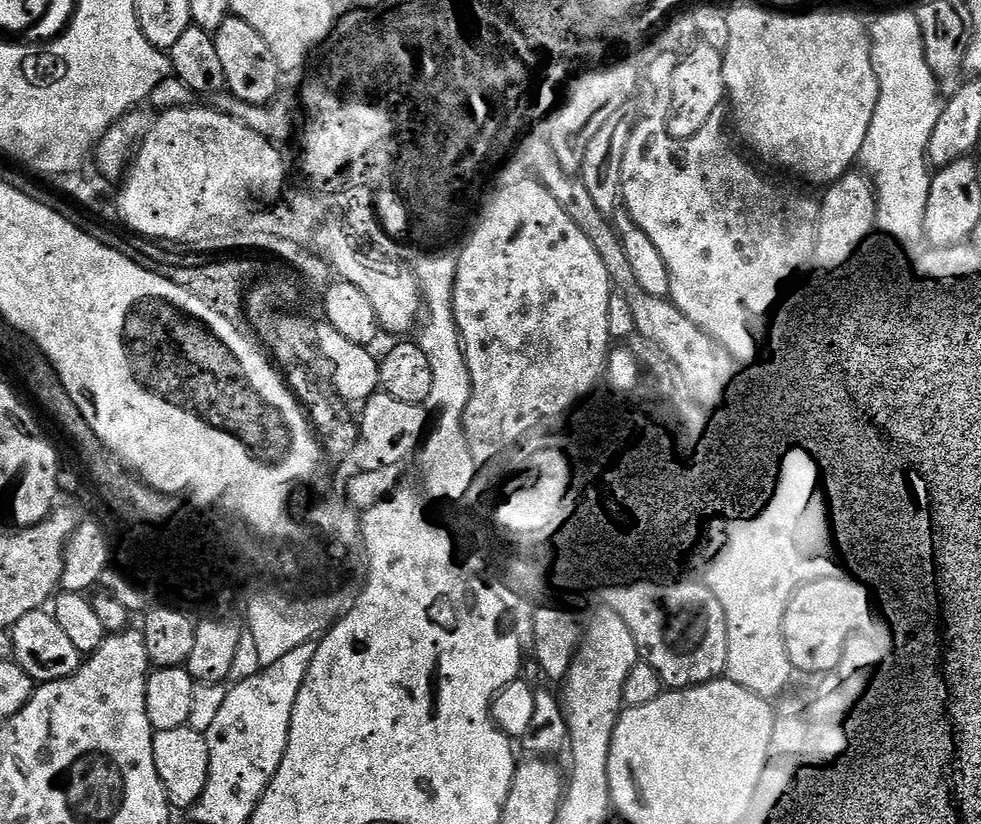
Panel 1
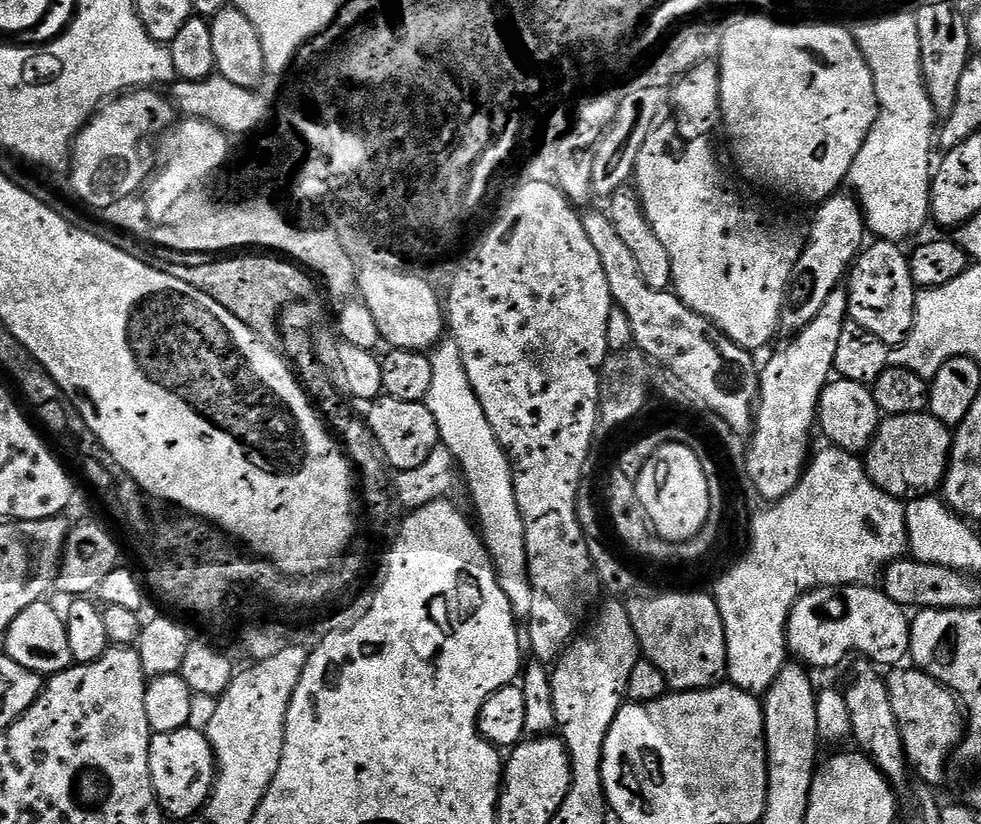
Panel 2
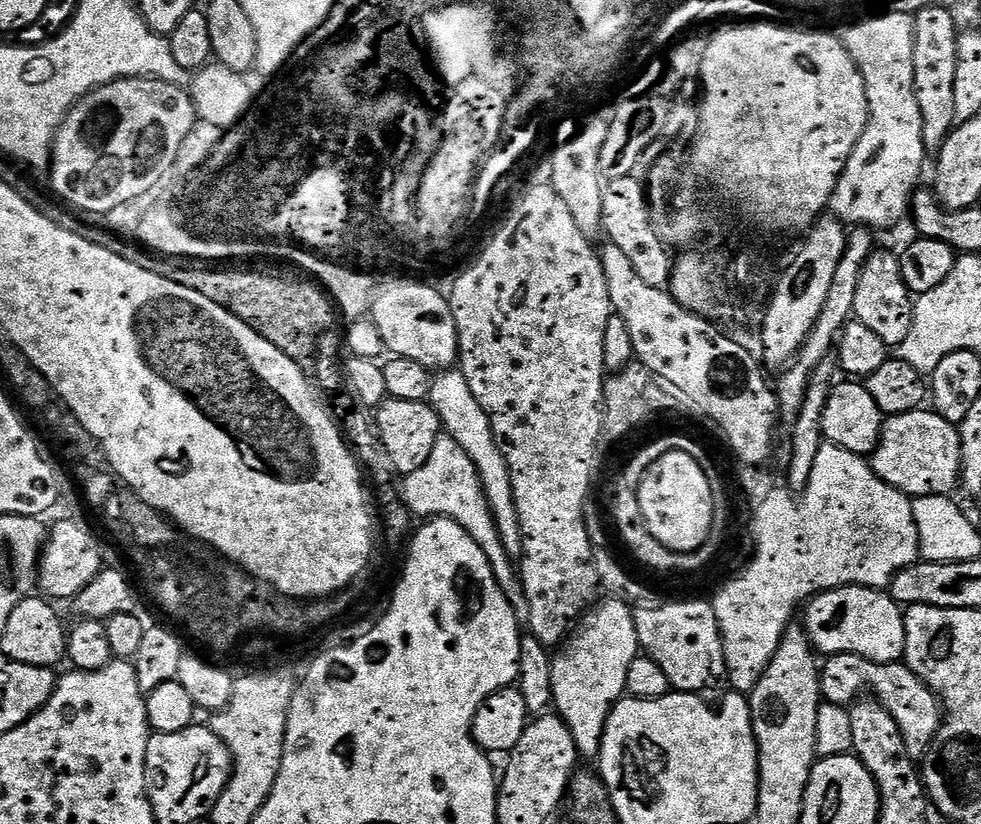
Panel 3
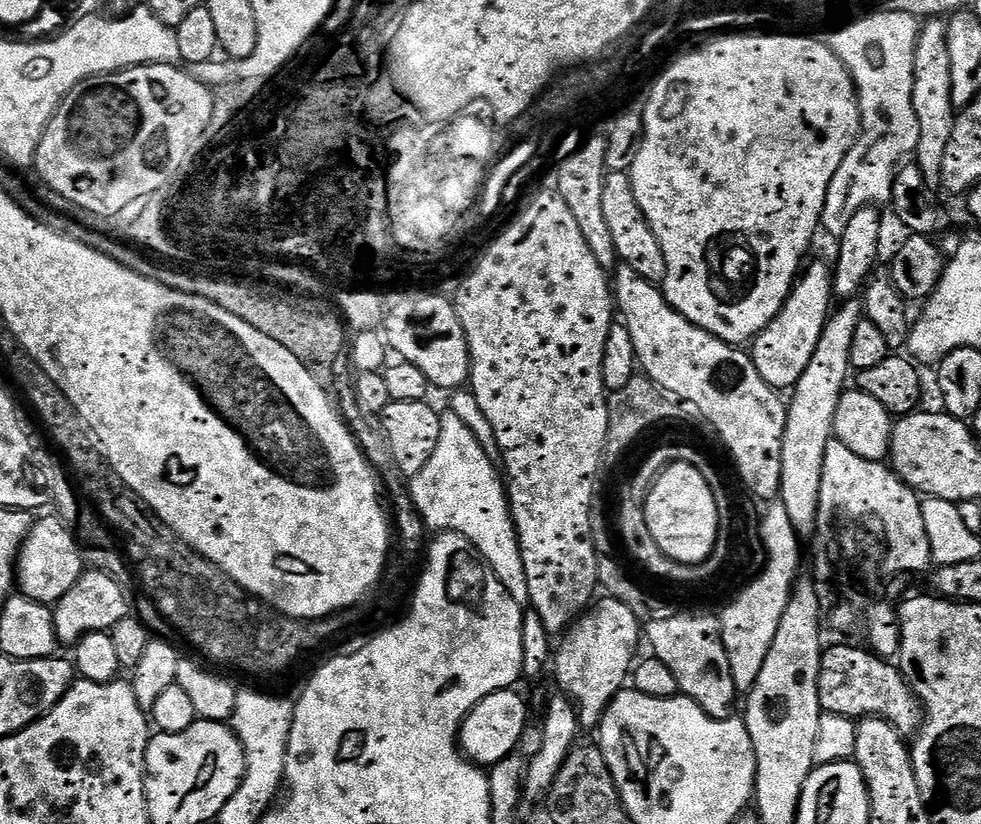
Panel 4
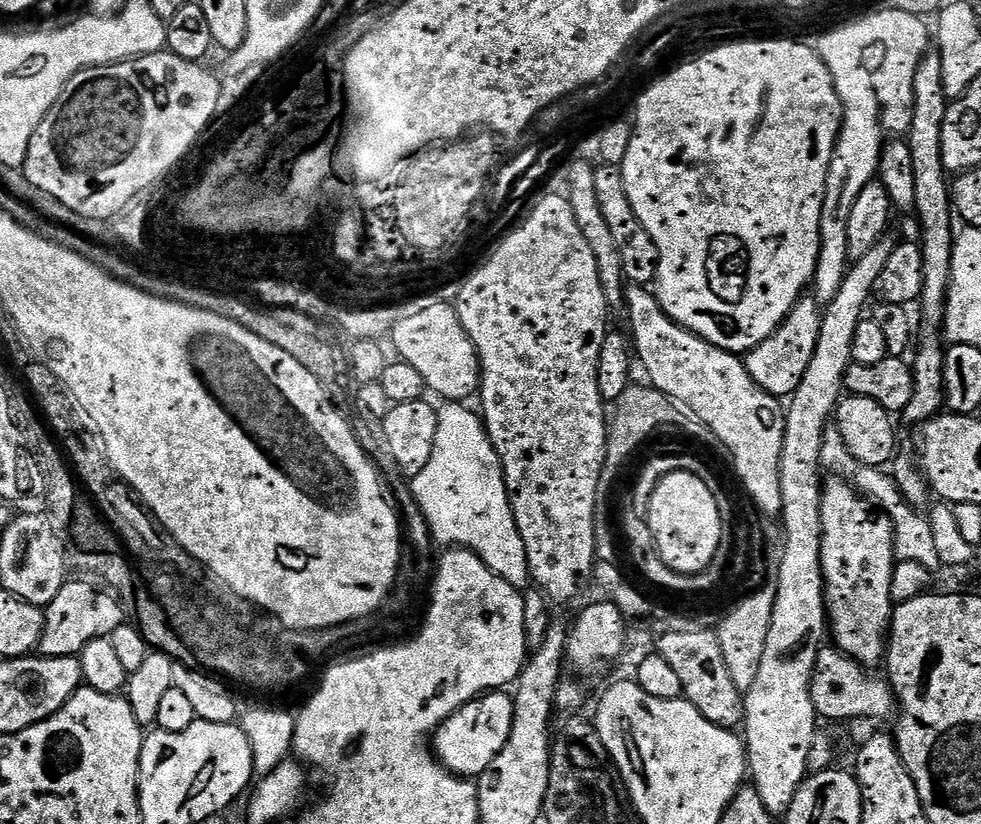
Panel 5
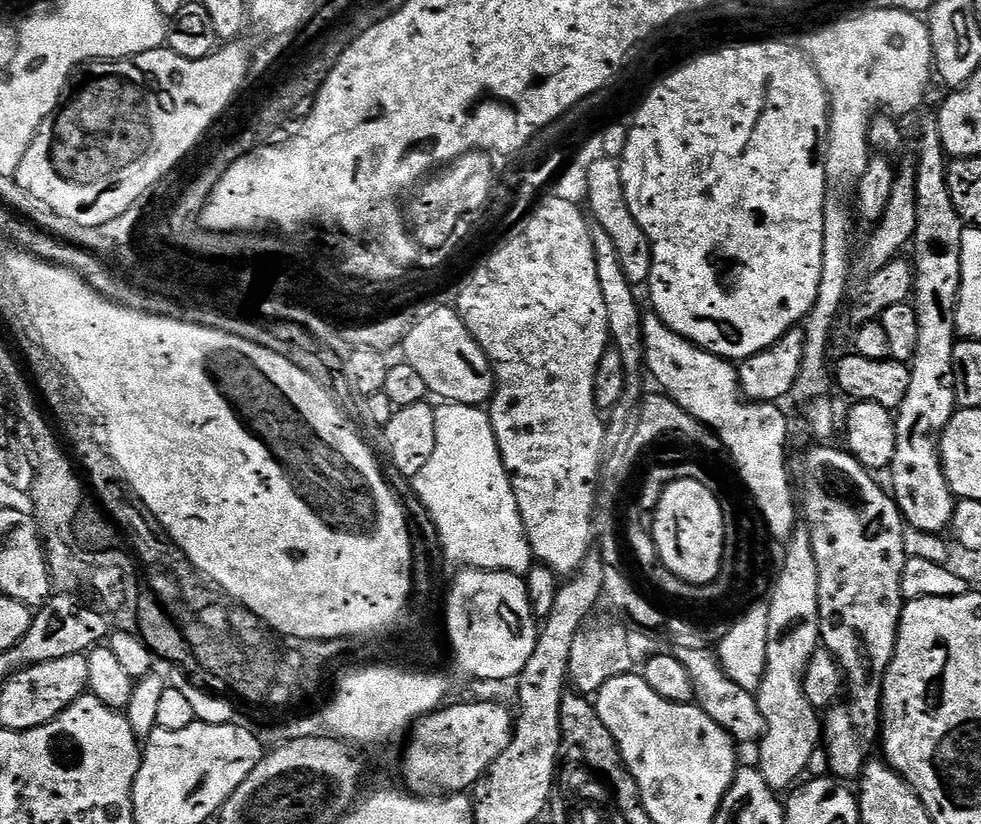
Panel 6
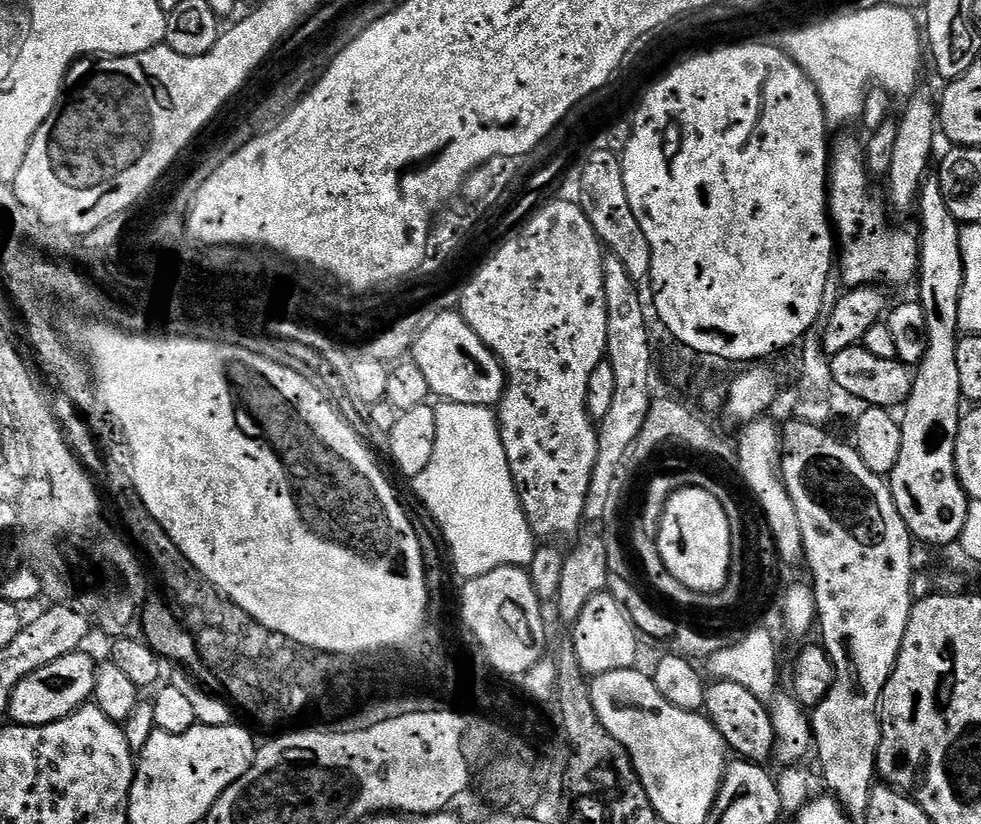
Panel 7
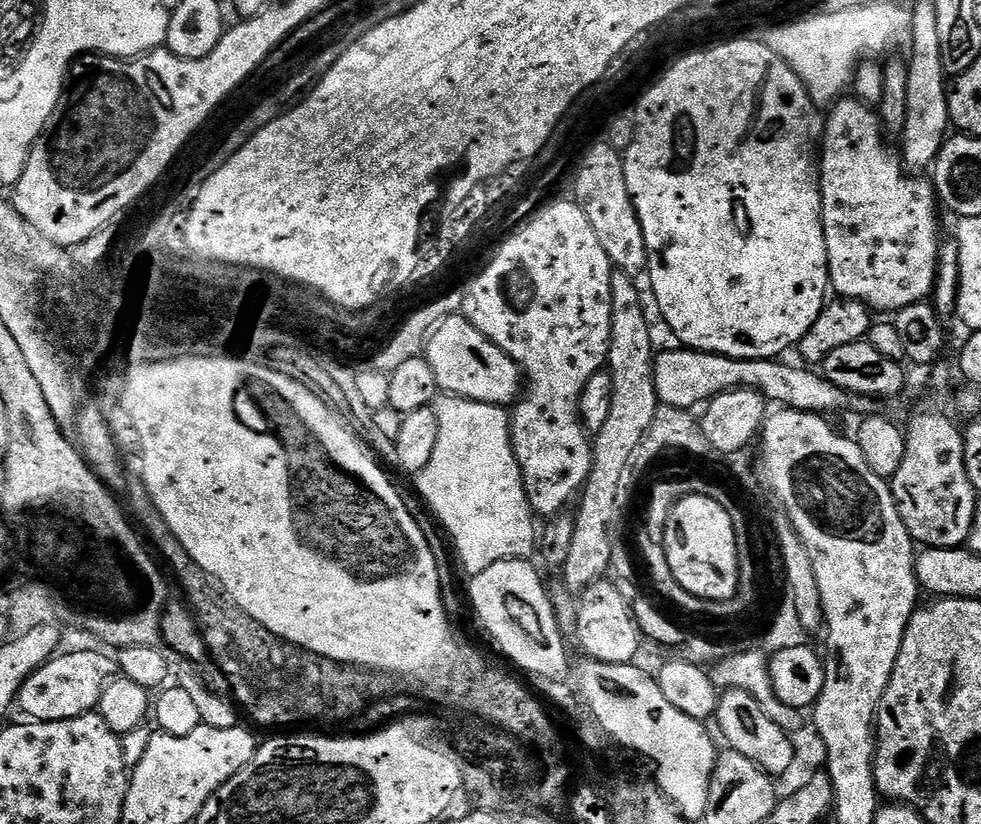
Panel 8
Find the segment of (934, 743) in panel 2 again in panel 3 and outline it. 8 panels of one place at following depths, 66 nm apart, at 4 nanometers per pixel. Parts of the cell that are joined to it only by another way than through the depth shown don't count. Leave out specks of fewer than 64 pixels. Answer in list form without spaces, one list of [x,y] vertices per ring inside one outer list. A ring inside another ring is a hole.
[[[854,653],[829,655],[820,669],[820,695],[827,703],[851,705],[865,694],[871,694],[898,722],[898,730],[906,742],[906,750],[912,759],[920,762],[927,757],[928,749],[936,740],[942,723],[942,705],[939,696],[931,692],[924,683],[908,669],[908,665],[880,665]]]

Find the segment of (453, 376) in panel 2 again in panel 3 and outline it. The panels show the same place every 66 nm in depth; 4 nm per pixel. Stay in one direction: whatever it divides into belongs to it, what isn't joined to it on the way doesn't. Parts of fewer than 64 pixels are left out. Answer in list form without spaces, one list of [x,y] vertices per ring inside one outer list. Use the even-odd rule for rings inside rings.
[[[459,370],[441,371],[433,379],[430,403],[432,409],[436,411],[443,431],[452,436],[458,442],[458,446],[462,446],[462,450],[466,450],[466,454],[470,454],[470,462],[474,462],[480,475],[480,481],[494,516],[502,546],[507,550],[509,556],[519,557],[522,550],[522,538],[520,537],[520,523],[514,502],[510,470],[506,466],[506,458],[502,458],[502,450],[498,450],[498,442],[494,438],[490,418],[486,418],[486,410],[482,410],[482,406],[478,406],[478,398],[474,398],[470,386],[466,383],[466,378]]]

